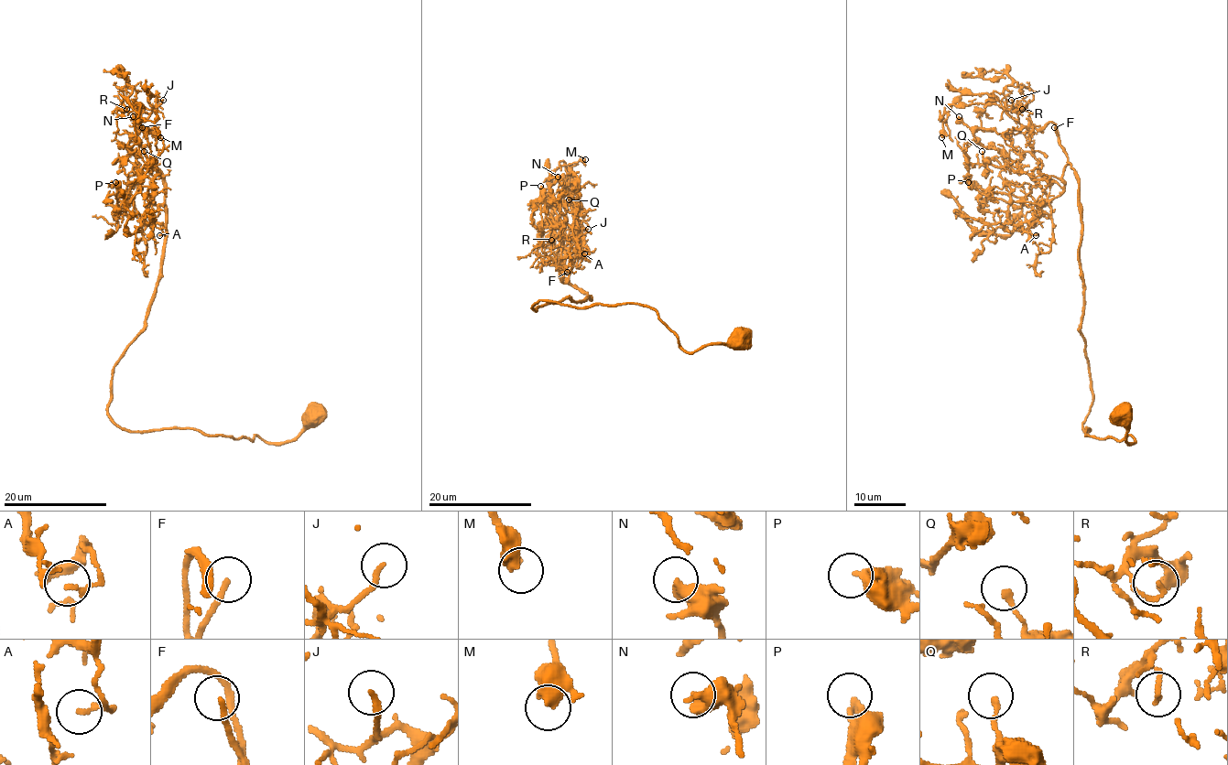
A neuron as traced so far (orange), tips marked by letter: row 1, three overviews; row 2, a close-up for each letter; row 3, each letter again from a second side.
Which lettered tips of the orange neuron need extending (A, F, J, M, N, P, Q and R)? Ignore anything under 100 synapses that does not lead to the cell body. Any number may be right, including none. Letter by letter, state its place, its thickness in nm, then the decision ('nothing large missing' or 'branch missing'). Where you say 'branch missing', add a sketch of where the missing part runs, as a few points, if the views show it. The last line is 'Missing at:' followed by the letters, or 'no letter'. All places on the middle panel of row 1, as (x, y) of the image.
A: place (584, 253); calibre 150 nm; nothing large missing
F: place (567, 272); calibre 180 nm; branch missing; course (567, 272), (584, 265), (580, 253), (566, 242), (575, 224), (551, 200), (534, 164), (528, 170)
J: place (588, 229); calibre 180 nm; nothing large missing
M: place (585, 159); calibre 360 nm; nothing large missing
N: place (558, 177); calibre 480 nm; nothing large missing
P: place (540, 186); calibre 360 nm; nothing large missing
Q: place (569, 199); calibre 170 nm; nothing large missing
R: place (551, 240); calibre 140 nm; nothing large missing
Missing at: F

